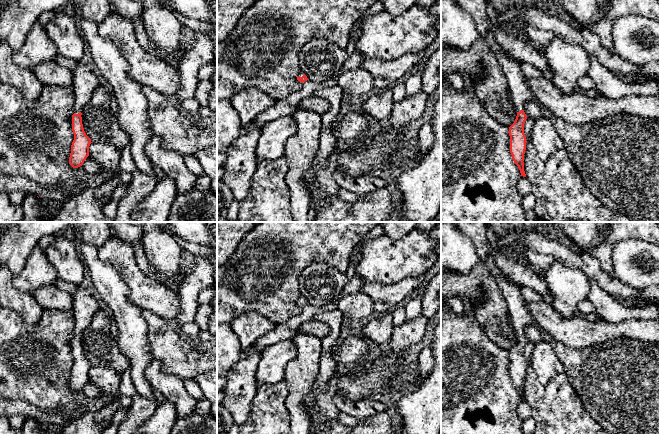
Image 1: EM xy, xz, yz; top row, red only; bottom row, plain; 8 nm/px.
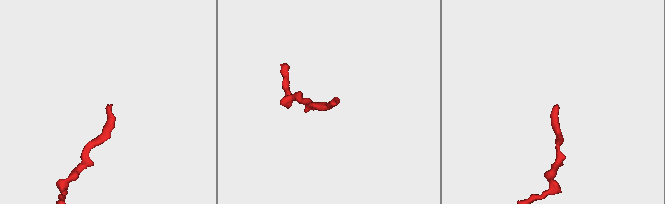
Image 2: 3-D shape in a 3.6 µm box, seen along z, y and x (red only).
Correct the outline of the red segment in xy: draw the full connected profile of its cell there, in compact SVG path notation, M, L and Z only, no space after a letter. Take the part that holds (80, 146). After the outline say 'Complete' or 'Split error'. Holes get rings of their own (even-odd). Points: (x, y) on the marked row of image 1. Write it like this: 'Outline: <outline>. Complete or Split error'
Outline: M81 61L76 62L77 66L73 73L73 89L76 97L74 114L72 115L72 131L74 140L71 145L71 154L69 164L73 168L83 165L89 156L89 146L91 139L86 135L82 124L82 110L90 101L94 90L101 84L95 74L94 67L83 64Z. Split error

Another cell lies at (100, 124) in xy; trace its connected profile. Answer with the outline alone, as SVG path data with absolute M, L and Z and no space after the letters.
M100 84L81 112L82 124L91 142L114 145L123 151L130 140L109 108L113 98L111 90Z

